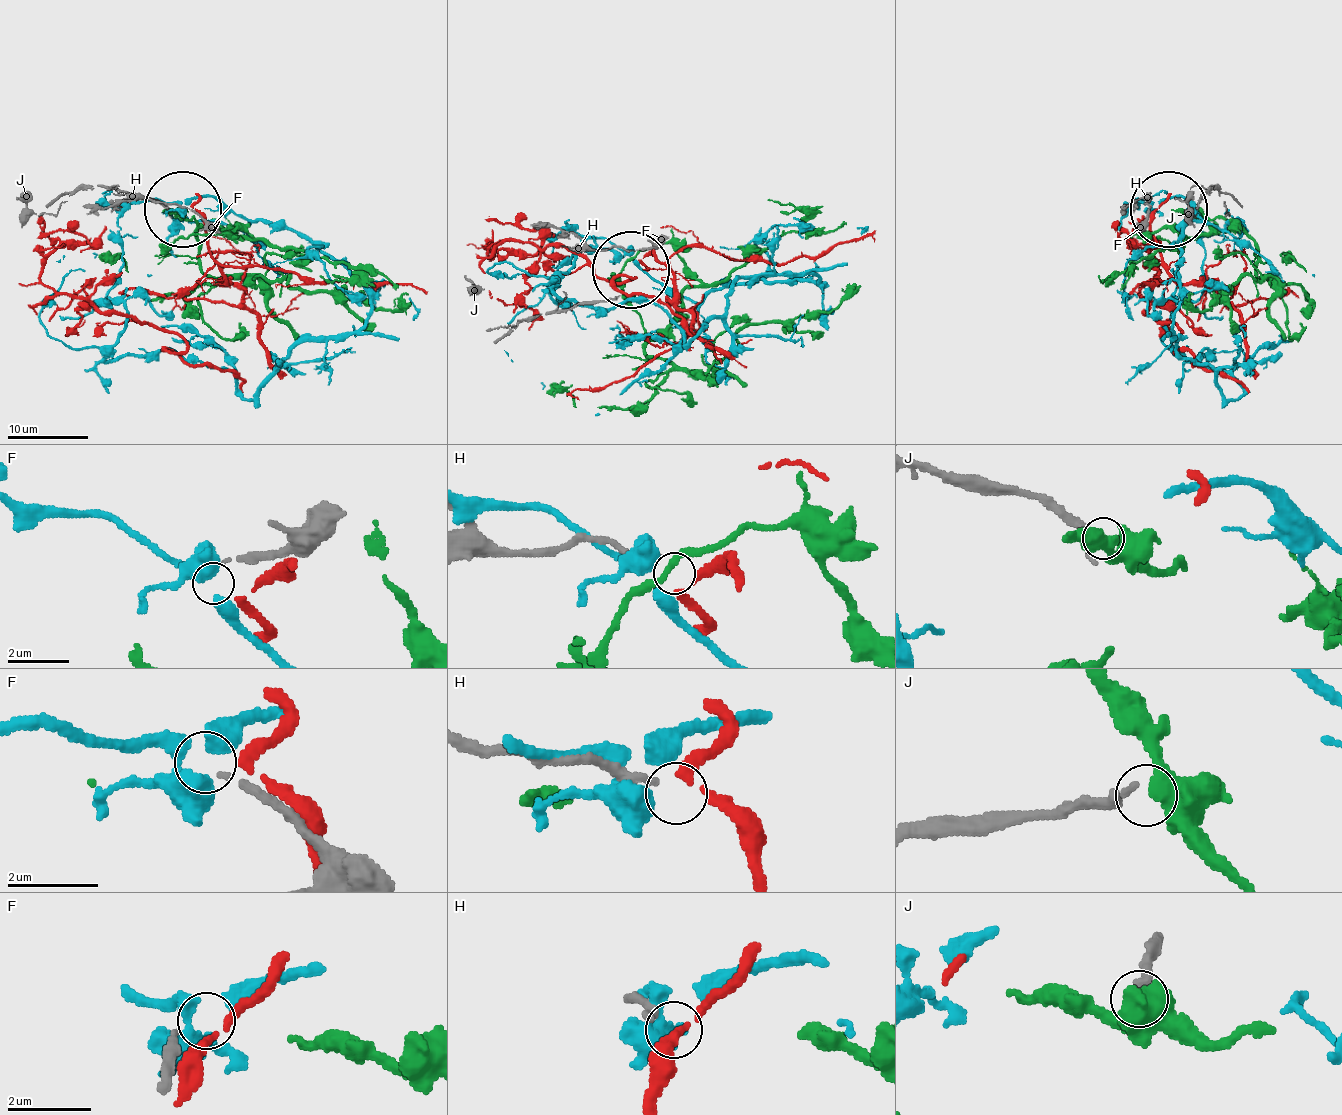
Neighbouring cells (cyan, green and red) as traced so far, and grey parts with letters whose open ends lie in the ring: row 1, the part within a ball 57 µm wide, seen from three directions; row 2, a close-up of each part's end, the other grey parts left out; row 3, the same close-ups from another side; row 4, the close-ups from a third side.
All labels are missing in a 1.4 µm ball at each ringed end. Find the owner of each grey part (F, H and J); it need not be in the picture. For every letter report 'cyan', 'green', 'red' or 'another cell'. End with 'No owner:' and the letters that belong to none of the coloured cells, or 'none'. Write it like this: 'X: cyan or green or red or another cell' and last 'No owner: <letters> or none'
F: cyan
H: another cell
J: another cell
No owner: H, J

